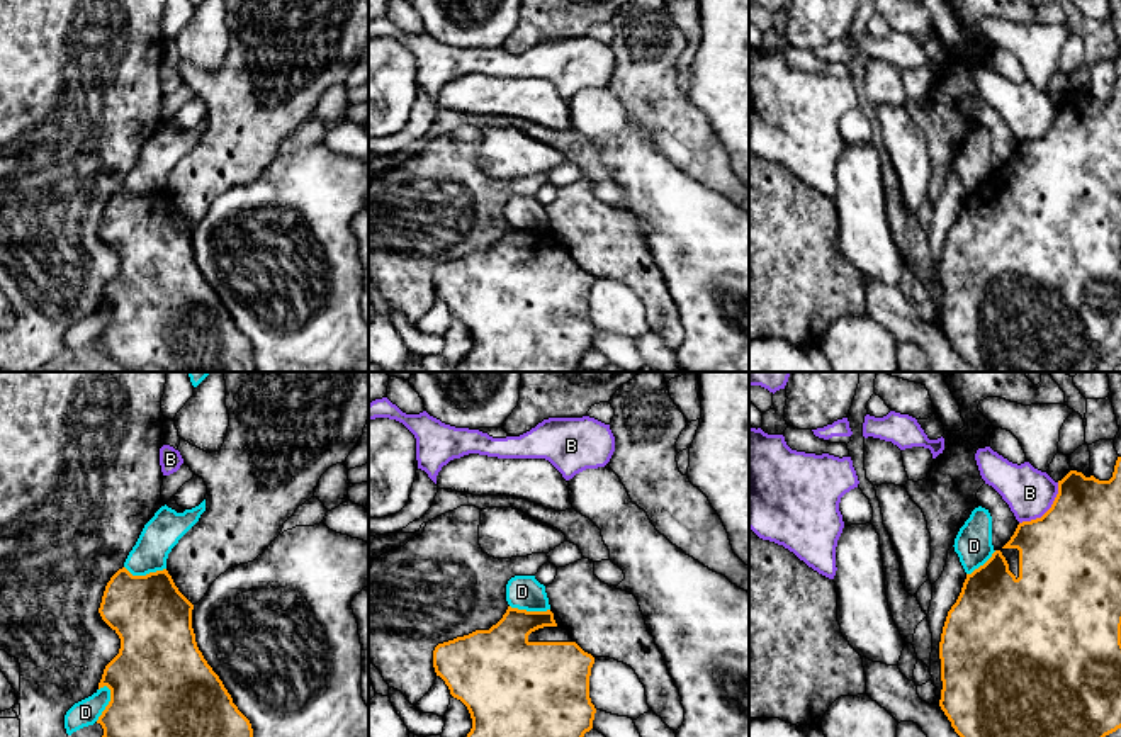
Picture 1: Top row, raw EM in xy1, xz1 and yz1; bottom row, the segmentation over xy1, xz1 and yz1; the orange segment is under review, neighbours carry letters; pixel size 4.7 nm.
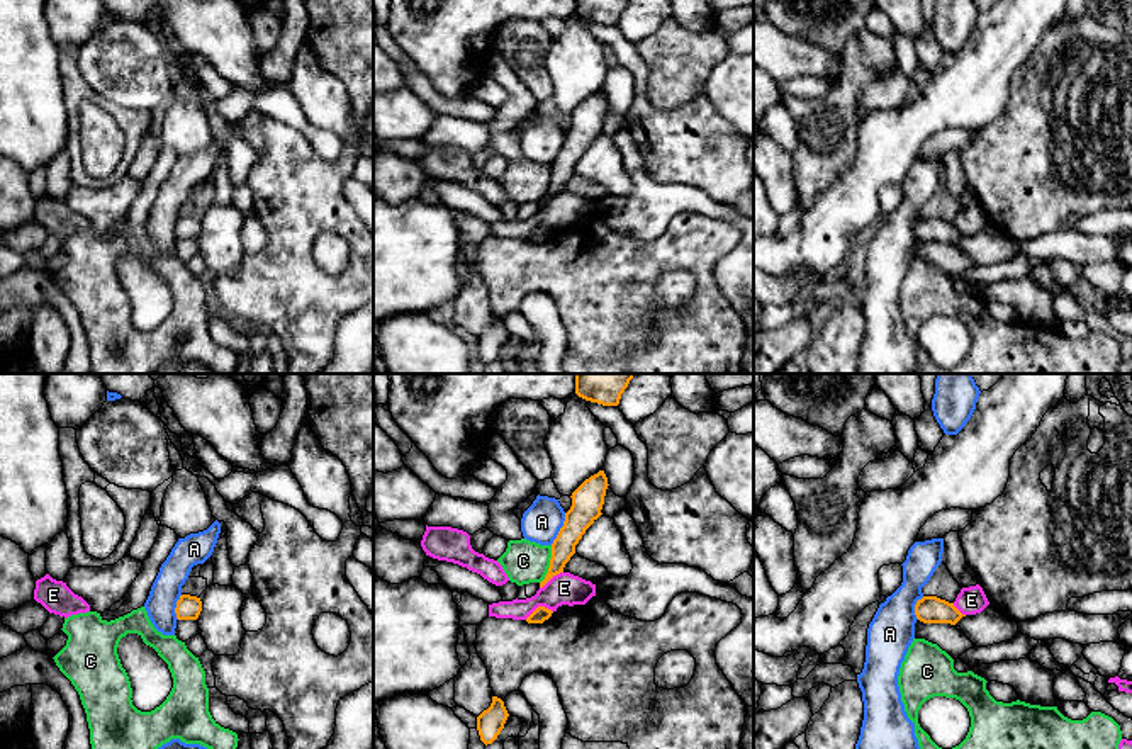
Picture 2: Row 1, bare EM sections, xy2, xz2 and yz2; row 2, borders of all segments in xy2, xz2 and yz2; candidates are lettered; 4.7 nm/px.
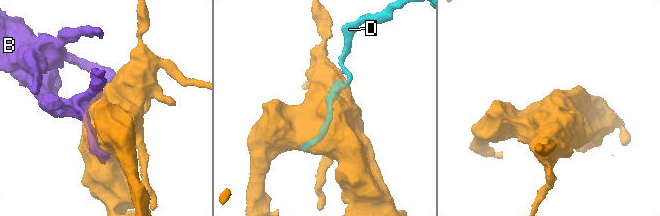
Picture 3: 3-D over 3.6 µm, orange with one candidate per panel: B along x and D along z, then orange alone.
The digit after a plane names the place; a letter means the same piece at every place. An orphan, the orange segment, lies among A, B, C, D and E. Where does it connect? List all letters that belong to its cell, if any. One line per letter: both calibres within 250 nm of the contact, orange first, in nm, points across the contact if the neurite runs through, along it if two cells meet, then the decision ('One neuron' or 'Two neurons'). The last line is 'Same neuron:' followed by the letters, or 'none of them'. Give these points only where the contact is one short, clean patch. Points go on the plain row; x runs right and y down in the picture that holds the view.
A: Thickness 150 nm (orange) against 190 nm. Boundary: xz2 (566, 133), (564, 145), (550, 163). Two neurons
B: Thickness 480 nm (orange) against 240 nm. Boundary: yz1 (1059, 102), (1053, 123), (1040, 136), (1019, 143). Two neurons
C: Thickness 120 nm (orange) against 200 nm. Boundary: xz2 (552, 165), (549, 191), (540, 202). Two neurons
D: Thickness 480 nm (orange) against 120 nm. One neuron
E: Thickness 70 nm (orange) against 150 nm. Two neurons
Same neuron: D

